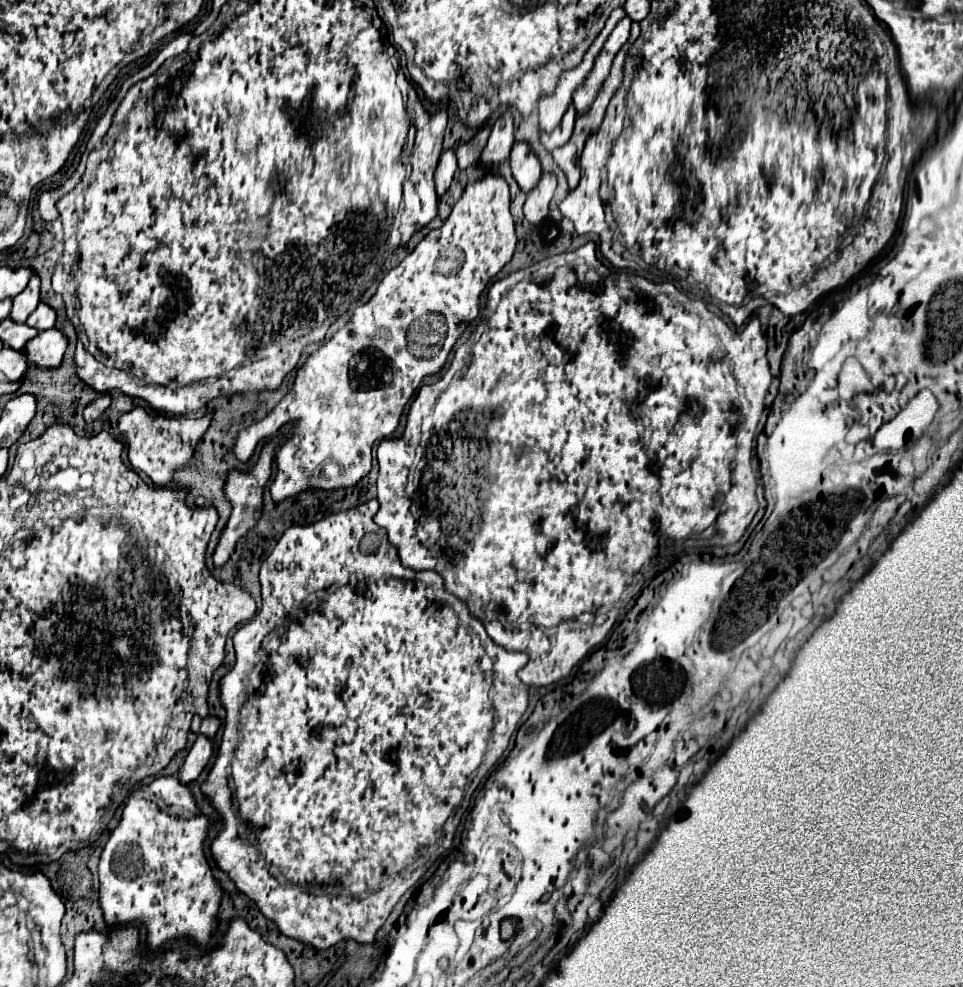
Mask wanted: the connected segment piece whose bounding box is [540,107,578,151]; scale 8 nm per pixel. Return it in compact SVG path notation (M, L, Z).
M572 107L570 111L566 111L566 115L562 117L562 123L552 131L552 133L542 132L540 140L542 145L548 149L548 151L554 151L562 145L568 143L570 135L572 135L572 129L574 129L574 123L576 123L576 109Z

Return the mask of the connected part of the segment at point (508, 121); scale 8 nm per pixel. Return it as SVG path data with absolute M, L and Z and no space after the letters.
M506 111L504 115L496 119L488 145L482 151L480 163L484 167L494 167L494 165L504 163L510 157L512 145L514 145L514 119L512 119L512 113Z

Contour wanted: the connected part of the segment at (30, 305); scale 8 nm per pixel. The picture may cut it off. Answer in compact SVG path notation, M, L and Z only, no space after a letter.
M32 275L30 277L30 283L26 285L26 289L14 297L14 305L12 305L12 313L10 317L14 321L26 321L30 317L30 313L38 307L40 303L40 277L38 275Z

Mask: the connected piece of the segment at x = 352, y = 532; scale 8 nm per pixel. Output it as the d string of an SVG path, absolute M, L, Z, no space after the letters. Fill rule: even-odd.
M372 499L368 503L354 507L354 509L324 517L318 523L312 523L306 527L290 527L284 531L284 535L280 537L280 541L276 543L276 547L268 555L268 559L262 563L262 569L260 569L260 573L262 573L260 575L262 577L262 609L252 621L248 621L244 627L240 627L234 635L236 661L234 667L223 677L222 693L220 693L222 705L228 711L226 723L224 723L222 745L220 745L218 759L216 759L206 783L202 785L202 791L212 799L214 807L222 813L222 831L216 835L216 839L212 843L212 855L216 859L216 863L220 865L220 869L230 873L230 879L234 879L236 887L244 895L254 899L258 909L268 919L272 919L284 935L294 937L298 941L304 941L318 951L324 951L324 949L328 949L328 947L332 947L344 939L356 939L358 943L372 943L374 941L378 929L384 925L384 921L388 919L388 915L394 909L394 905L398 903L398 899L426 873L426 869L438 857L440 835L442 835L442 853L446 853L452 847L452 839L454 839L456 827L460 823L464 799L468 795L470 785L474 785L478 779L482 779L490 771L490 767L502 757L520 717L524 715L524 711L528 707L528 687L516 677L518 669L522 669L528 663L528 655L506 651L504 647L496 645L488 637L482 623L468 613L466 605L462 601L458 601L454 595L444 591L442 577L436 571L414 571L414 569L404 567L398 559L396 549L388 543L386 531L382 531L372 521L376 511L378 511L378 501ZM442 605L448 605L452 611L442 611ZM256 665L262 669L260 671L262 683L256 689L248 691L247 697L244 690L245 676ZM238 711L240 711L240 743L238 743ZM234 781L236 781L240 811L234 803L234 793L230 789L230 783L234 783ZM240 813L242 813L242 817L246 817L252 823L252 827L256 831L256 835L250 839L252 843L246 837L242 837L242 833L238 833L240 825L242 825ZM260 851L266 855L268 861L278 865L282 875L294 885L280 885L280 881L276 879L278 869L274 865L266 863L266 859ZM298 885L306 887L306 889L318 889L320 893L326 893L326 895L306 893ZM342 889L348 889L354 897L352 895L344 895L344 897L328 895L328 891L340 893ZM362 893L366 893L366 897L358 899L358 895L362 895Z

